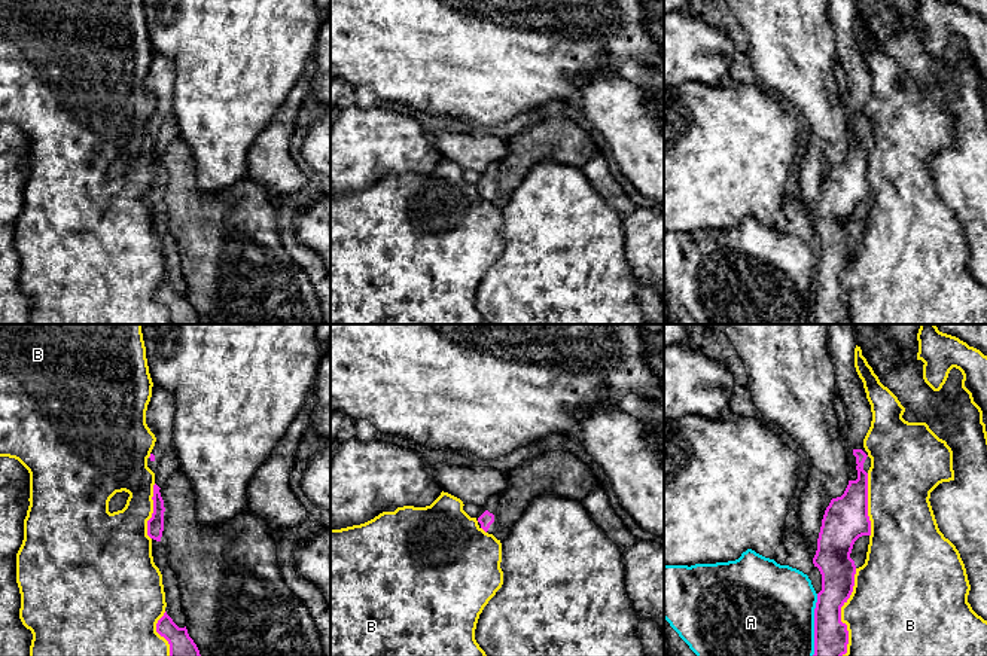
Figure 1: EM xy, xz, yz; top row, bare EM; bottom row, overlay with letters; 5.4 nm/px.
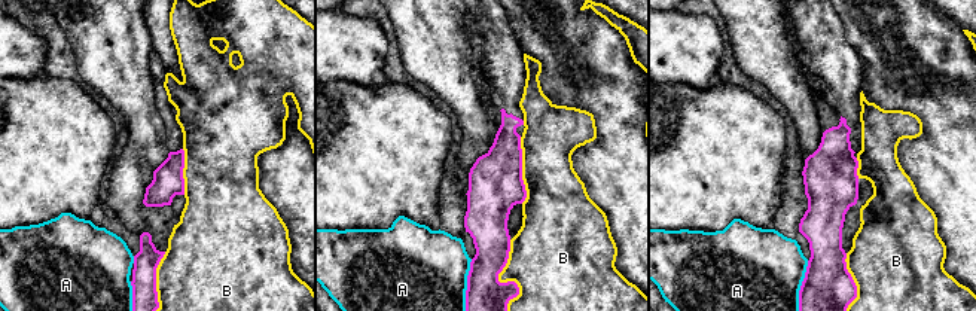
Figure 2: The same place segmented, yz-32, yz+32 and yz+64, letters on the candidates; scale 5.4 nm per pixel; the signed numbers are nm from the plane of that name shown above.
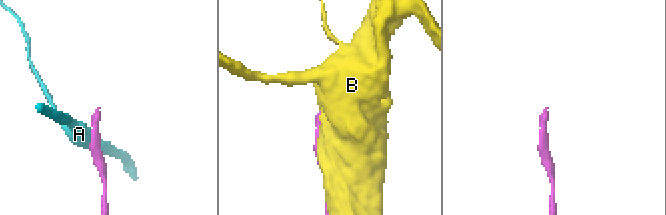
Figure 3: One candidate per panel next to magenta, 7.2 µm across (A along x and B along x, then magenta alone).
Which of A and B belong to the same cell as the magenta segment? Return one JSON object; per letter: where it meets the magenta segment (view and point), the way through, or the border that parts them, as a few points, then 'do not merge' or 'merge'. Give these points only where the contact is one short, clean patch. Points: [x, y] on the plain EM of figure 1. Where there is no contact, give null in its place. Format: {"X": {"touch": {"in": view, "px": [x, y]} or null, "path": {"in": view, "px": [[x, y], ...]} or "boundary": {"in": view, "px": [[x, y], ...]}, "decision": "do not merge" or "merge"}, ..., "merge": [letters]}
{"A": {"touch": {"in": "yz", "px": [815, 292]}, "decision": "do not merge"}, "B": {"touch": {"in": "yz", "px": [840, 280]}, "decision": "do not merge"}, "merge": []}

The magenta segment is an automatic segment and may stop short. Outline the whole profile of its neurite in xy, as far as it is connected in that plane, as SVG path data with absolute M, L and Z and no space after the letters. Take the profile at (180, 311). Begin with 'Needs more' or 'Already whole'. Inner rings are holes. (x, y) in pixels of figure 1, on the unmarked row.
Already whole. M167 278L158 287L156 299L168 308L170 324L201 324L199 317L189 303L186 293L179 295Z

